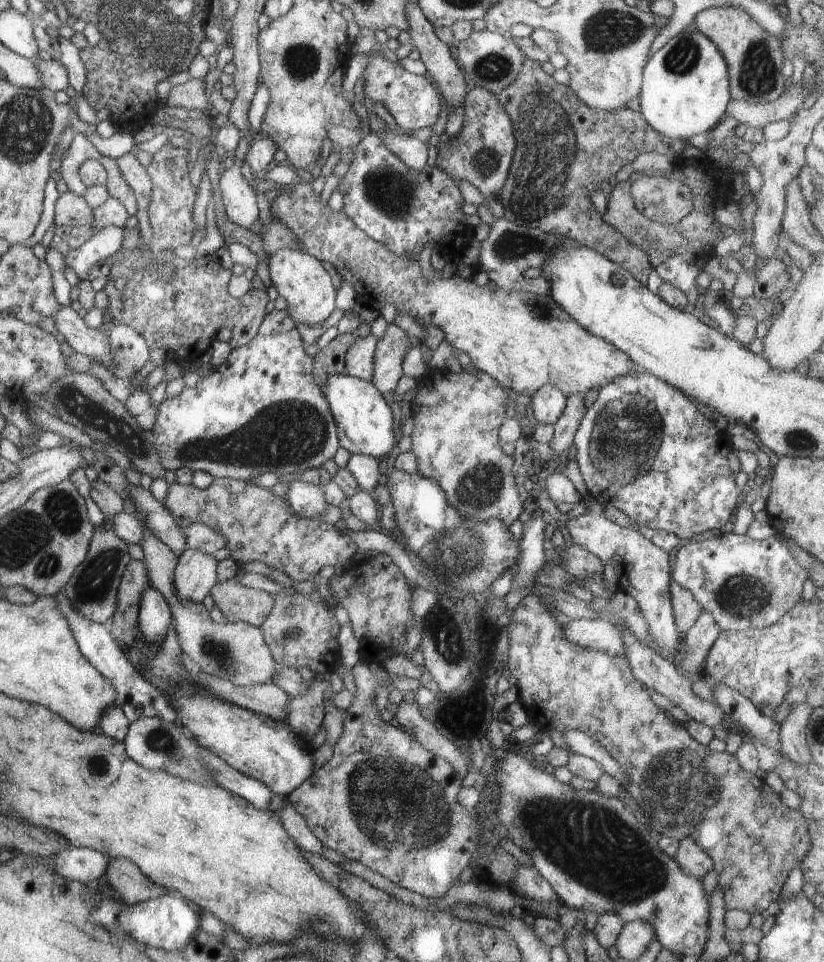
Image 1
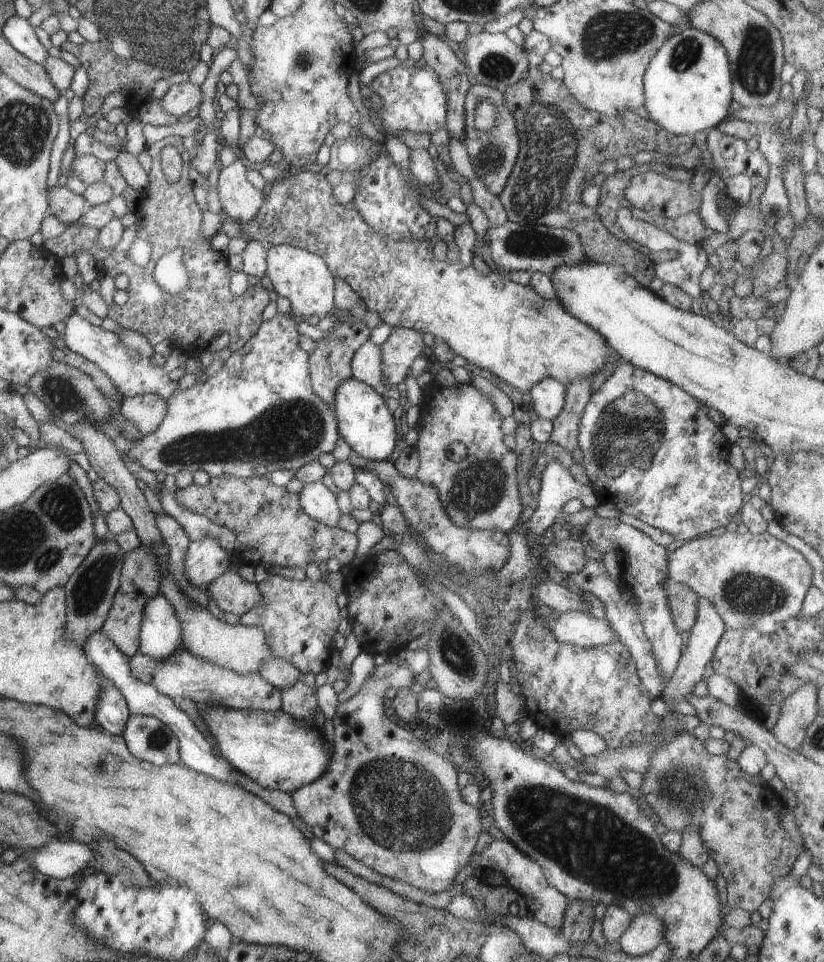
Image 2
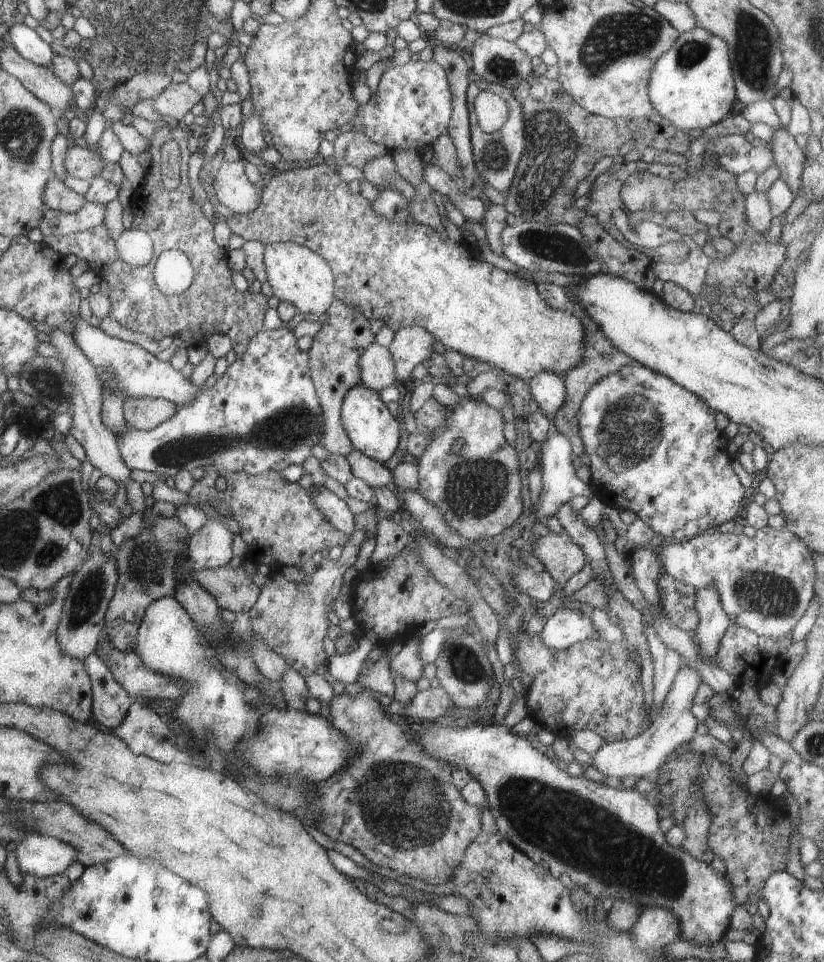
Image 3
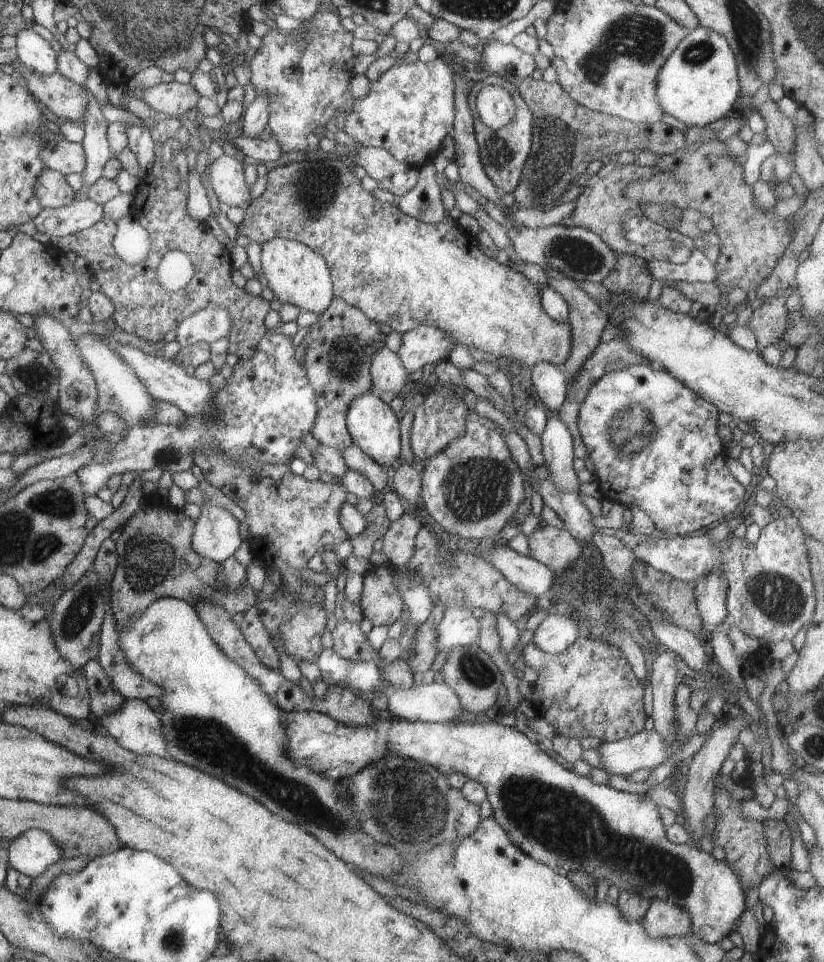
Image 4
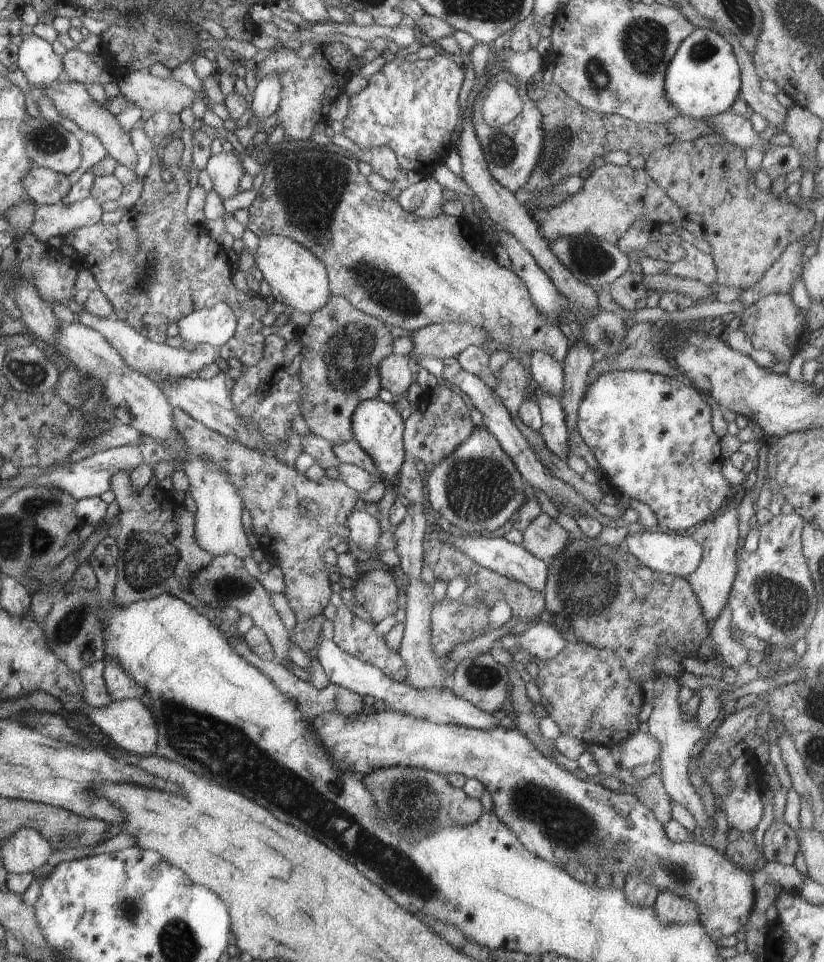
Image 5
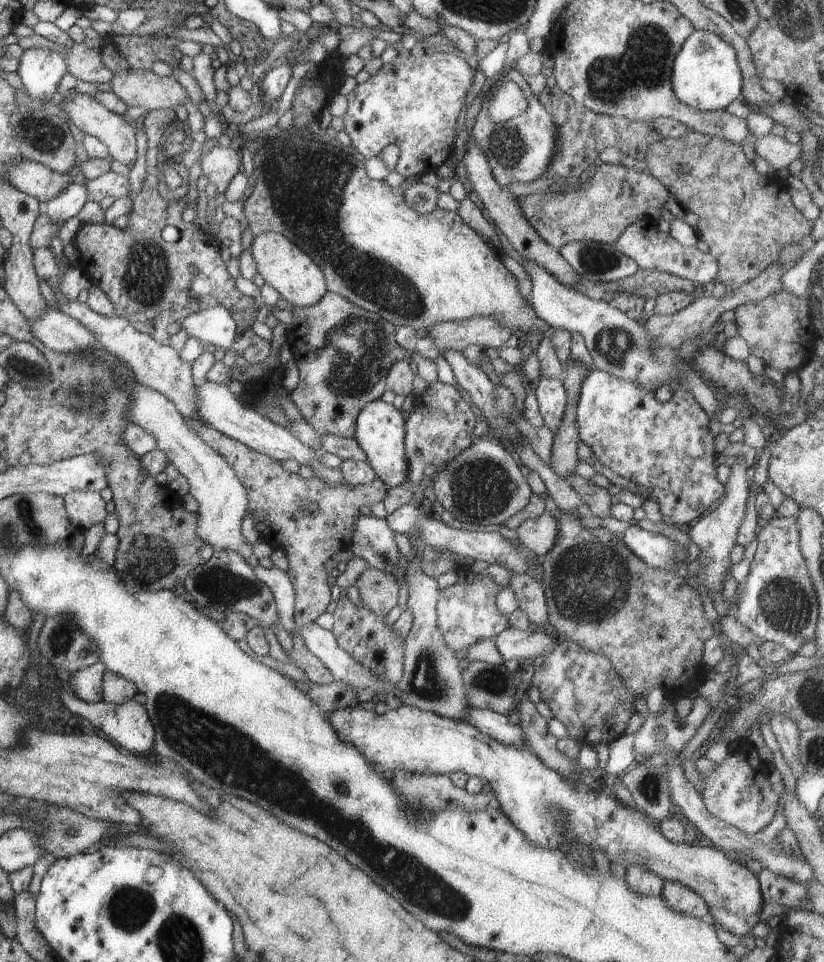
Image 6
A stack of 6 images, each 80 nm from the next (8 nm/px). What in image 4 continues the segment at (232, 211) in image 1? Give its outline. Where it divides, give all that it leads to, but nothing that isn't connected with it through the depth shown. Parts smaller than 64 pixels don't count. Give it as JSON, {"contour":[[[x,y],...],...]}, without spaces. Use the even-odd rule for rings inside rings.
{"contour":[[[223,155],[212,162],[210,180],[224,208],[239,206],[247,209],[252,202],[250,188],[244,179],[246,160]]]}

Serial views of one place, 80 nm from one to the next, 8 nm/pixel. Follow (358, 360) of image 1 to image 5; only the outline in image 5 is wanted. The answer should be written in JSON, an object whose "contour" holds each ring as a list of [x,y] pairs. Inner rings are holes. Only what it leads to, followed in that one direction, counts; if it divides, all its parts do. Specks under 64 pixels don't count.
{"contour":[[[390,353],[377,364],[381,388],[390,390],[393,396],[405,396],[415,380],[416,369],[406,356]]]}

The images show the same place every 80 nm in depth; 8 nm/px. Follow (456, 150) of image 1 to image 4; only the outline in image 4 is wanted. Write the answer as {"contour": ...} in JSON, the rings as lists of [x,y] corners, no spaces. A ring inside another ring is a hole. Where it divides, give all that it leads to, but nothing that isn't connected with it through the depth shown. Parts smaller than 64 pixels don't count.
{"contour":[[[488,75],[475,82],[475,89],[480,89],[486,85],[495,87],[502,87],[503,89],[512,92],[513,100],[515,102],[516,114],[515,117],[500,130],[490,130],[480,119],[475,109],[475,97],[470,95],[468,97],[469,105],[473,112],[473,125],[475,128],[476,142],[479,148],[480,158],[484,172],[490,177],[490,180],[504,193],[513,192],[518,186],[523,164],[526,162],[527,156],[530,154],[532,135],[533,135],[533,116],[531,115],[528,105],[522,100],[522,97],[518,94],[515,85],[510,84],[502,77],[497,75]]]}

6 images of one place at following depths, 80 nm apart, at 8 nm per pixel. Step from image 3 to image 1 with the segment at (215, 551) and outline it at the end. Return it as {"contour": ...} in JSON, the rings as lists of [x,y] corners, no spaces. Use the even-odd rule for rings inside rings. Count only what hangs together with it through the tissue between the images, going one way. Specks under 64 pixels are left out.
{"contour":[[[184,550],[173,574],[175,593],[183,601],[202,603],[216,584],[216,564],[211,554]]]}

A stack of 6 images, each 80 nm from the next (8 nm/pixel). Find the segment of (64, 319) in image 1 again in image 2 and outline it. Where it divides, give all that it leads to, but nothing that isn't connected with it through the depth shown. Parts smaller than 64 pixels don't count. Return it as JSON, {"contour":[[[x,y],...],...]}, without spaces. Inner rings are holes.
{"contour":[[[76,312],[68,315],[65,324],[61,335],[67,346],[67,351],[77,352],[86,360],[94,362],[100,370],[109,376],[122,398],[150,393],[167,399],[174,393],[180,392],[177,388],[177,381],[170,379],[169,373],[164,368],[162,369],[162,366],[152,366],[150,358],[127,349],[123,344],[120,344],[120,339],[113,332],[107,331],[101,326],[92,325],[88,319],[80,317]]]}

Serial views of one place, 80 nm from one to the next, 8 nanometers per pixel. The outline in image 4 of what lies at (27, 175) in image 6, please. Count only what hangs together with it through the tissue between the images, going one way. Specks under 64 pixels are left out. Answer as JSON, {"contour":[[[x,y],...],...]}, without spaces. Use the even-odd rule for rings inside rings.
{"contour":[[[46,169],[39,177],[35,192],[42,205],[53,209],[70,205],[78,198],[72,187],[66,183],[65,176],[52,169]]]}

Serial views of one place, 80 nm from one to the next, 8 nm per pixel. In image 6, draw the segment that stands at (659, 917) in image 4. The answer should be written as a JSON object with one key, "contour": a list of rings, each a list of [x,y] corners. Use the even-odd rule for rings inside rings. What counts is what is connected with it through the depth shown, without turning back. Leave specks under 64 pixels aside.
{"contour":[[[666,881],[661,890],[661,899],[674,912],[684,913],[701,921],[708,916],[709,908],[705,900],[678,883]]]}

